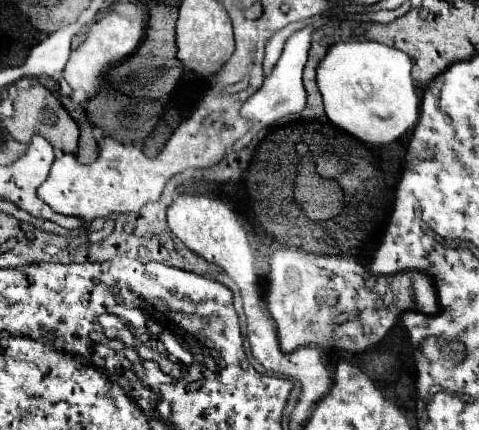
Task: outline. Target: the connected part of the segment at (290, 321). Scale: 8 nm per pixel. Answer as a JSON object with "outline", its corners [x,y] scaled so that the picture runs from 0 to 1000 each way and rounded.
{"outline":[[[616,577],[570,586],[557,707],[595,823],[633,805],[762,819],[804,786],[841,726],[916,726],[904,647],[883,633],[854,628],[829,642],[791,642],[737,595],[670,595]]]}

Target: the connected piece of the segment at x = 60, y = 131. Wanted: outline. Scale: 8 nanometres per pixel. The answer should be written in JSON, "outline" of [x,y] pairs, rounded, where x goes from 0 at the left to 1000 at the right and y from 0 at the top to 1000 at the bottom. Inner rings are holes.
{"outline":[[[69,195],[61,209],[44,209],[31,223],[31,265],[23,274],[2,274],[23,316],[48,335],[61,330],[61,316],[86,312],[94,326],[111,335],[111,344],[123,344],[132,353],[161,353],[161,326],[165,326],[165,293],[152,284],[152,274],[140,265],[140,256],[127,247],[127,237],[86,195]]]}

